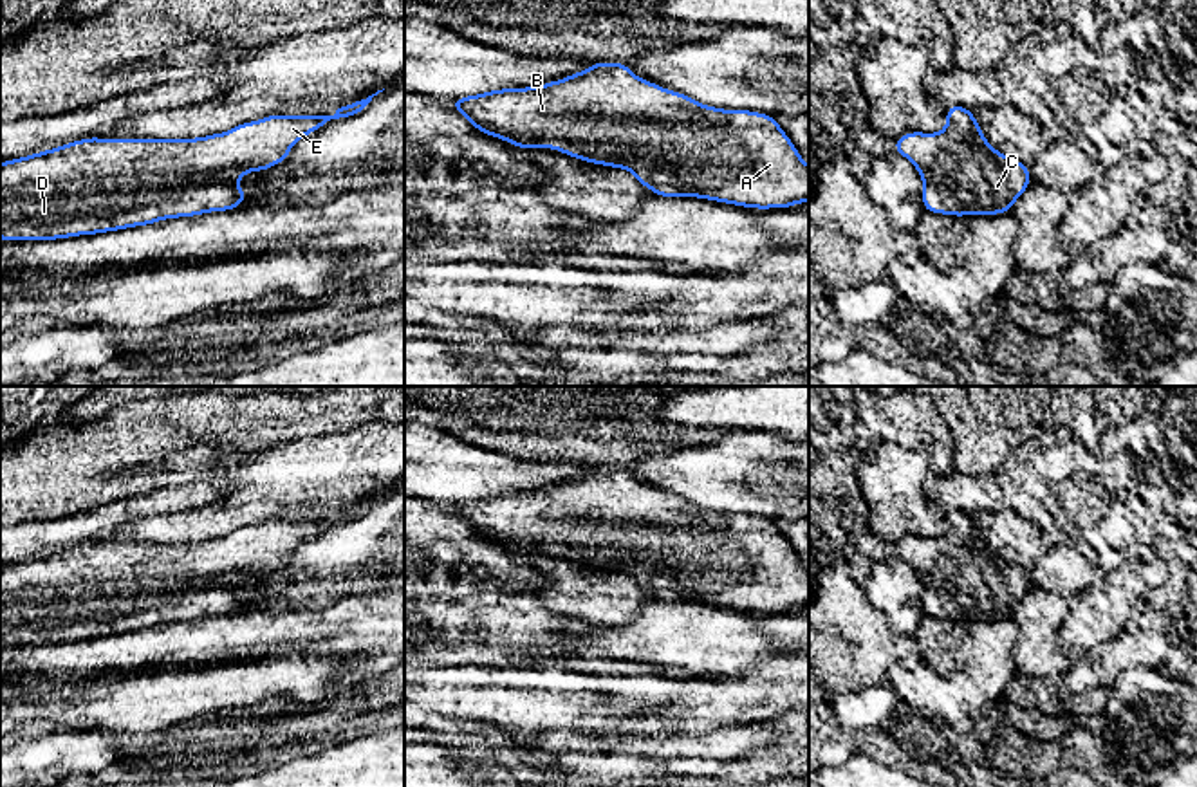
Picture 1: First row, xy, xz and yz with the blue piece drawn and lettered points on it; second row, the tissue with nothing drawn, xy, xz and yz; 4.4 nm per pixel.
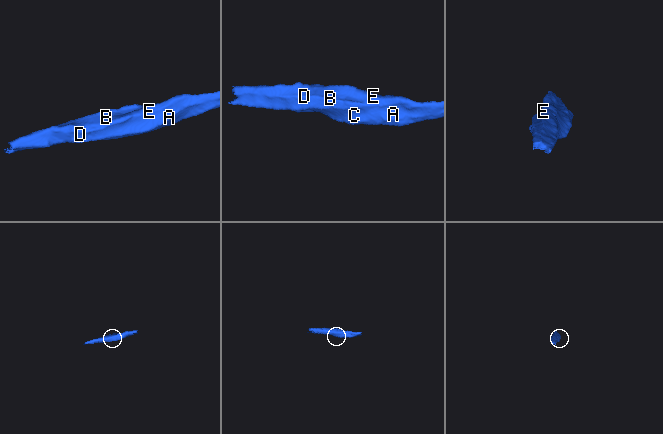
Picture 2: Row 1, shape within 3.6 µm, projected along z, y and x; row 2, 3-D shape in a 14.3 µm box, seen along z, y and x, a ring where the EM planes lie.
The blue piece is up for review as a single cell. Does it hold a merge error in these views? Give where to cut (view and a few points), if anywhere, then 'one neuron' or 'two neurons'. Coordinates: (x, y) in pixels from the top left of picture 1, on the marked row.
no cut; one neuron

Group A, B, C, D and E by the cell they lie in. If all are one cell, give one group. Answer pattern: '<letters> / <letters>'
A B C D E

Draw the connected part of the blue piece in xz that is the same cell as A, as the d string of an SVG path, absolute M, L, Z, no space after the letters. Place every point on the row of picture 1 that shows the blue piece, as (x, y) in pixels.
M598 61L540 87L500 88L450 99L482 134L513 146L554 148L585 162L630 170L657 197L699 197L769 209L809 200L809 166L776 117L722 110L639 79L626 63Z

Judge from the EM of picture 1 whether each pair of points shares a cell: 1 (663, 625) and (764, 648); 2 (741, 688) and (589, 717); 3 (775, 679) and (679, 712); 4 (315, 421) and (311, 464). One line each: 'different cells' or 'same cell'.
1: same cell
2: different cells
3: same cell
4: different cells

